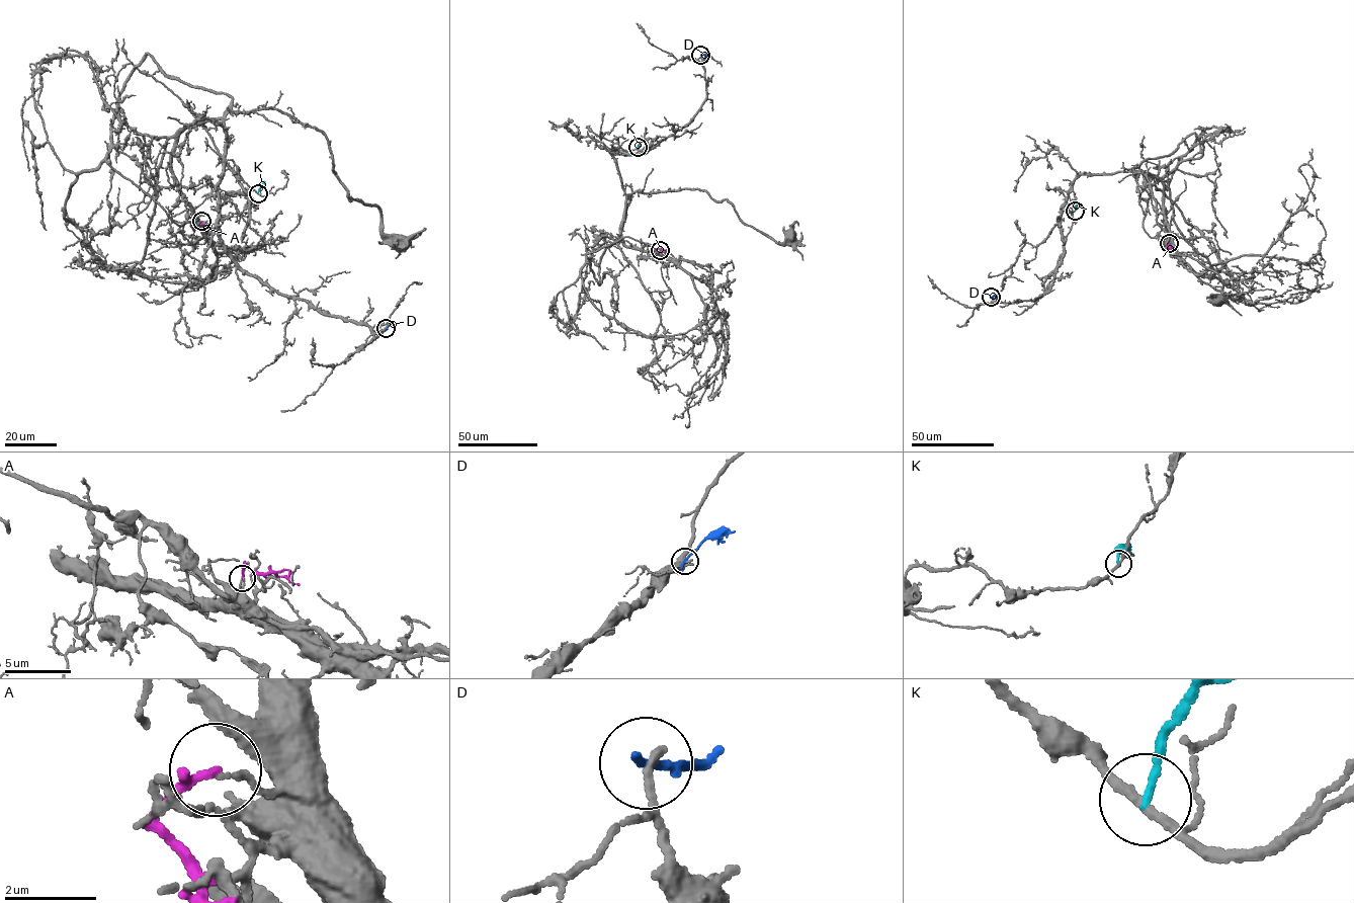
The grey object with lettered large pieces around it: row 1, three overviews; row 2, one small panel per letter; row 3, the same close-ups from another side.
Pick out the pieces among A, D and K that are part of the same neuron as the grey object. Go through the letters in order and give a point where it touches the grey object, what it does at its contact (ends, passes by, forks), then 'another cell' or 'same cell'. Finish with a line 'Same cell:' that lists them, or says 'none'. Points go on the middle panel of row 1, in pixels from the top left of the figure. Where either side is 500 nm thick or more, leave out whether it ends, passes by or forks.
A: (660, 250) | it ends | another cell
D: (700, 55) | it ends | another cell
K: (638, 147) | it ends | another cell
Same cell: none

